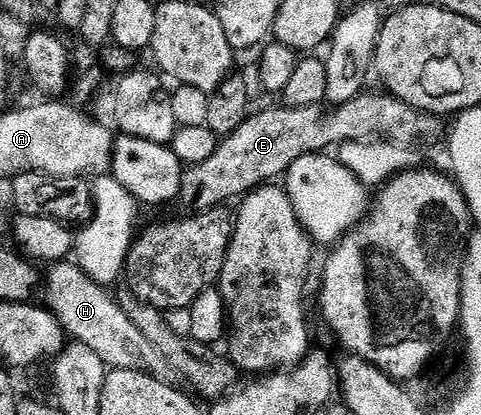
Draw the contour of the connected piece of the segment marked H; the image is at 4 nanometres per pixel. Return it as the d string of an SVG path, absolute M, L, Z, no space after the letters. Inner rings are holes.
M60 261L50 268L51 271L47 277L45 275L45 285L47 281L47 303L52 315L59 321L59 326L74 342L85 345L93 349L97 357L101 357L104 368L114 369L116 371L144 371L146 373L155 373L160 370L159 355L151 350L149 341L138 332L137 327L133 325L118 304L109 296L102 286L99 286L89 276L77 267L74 262Z

